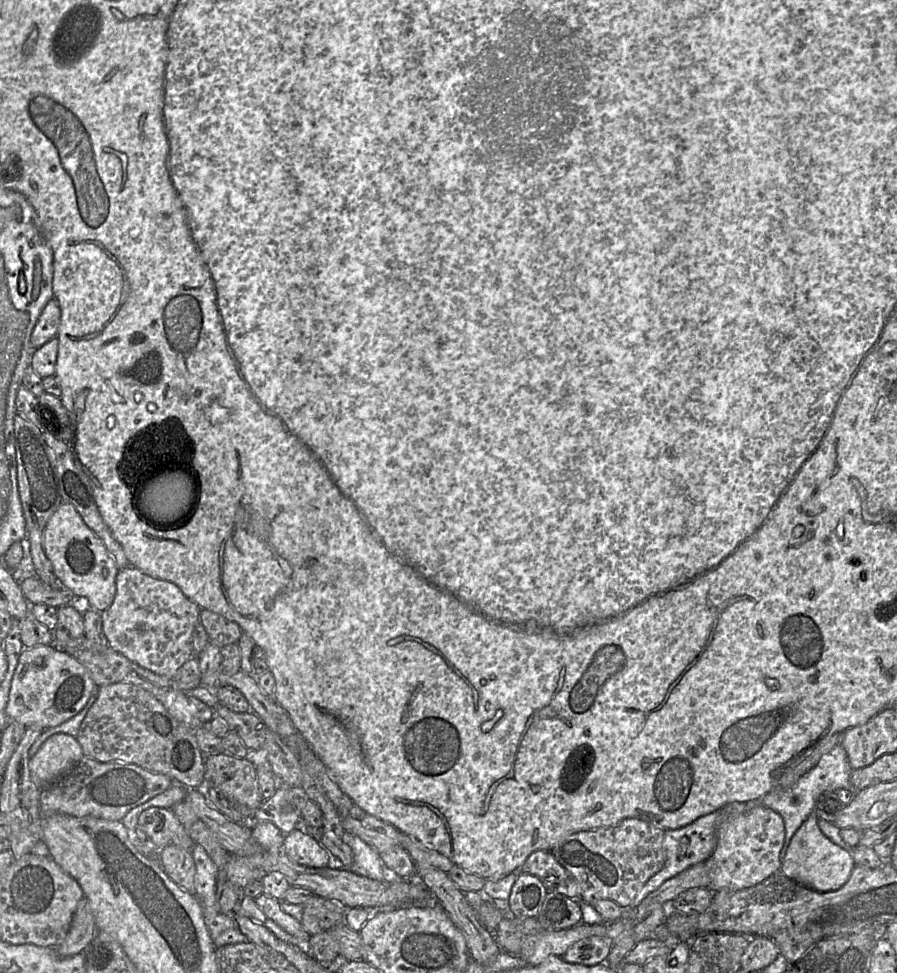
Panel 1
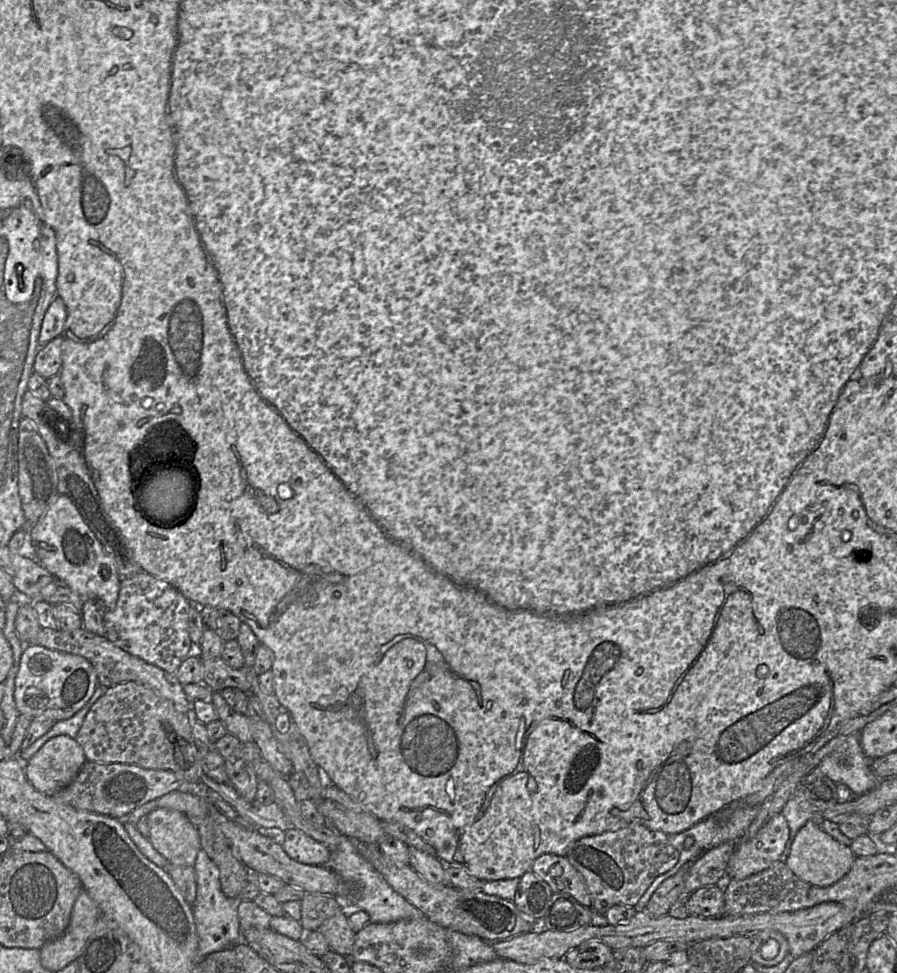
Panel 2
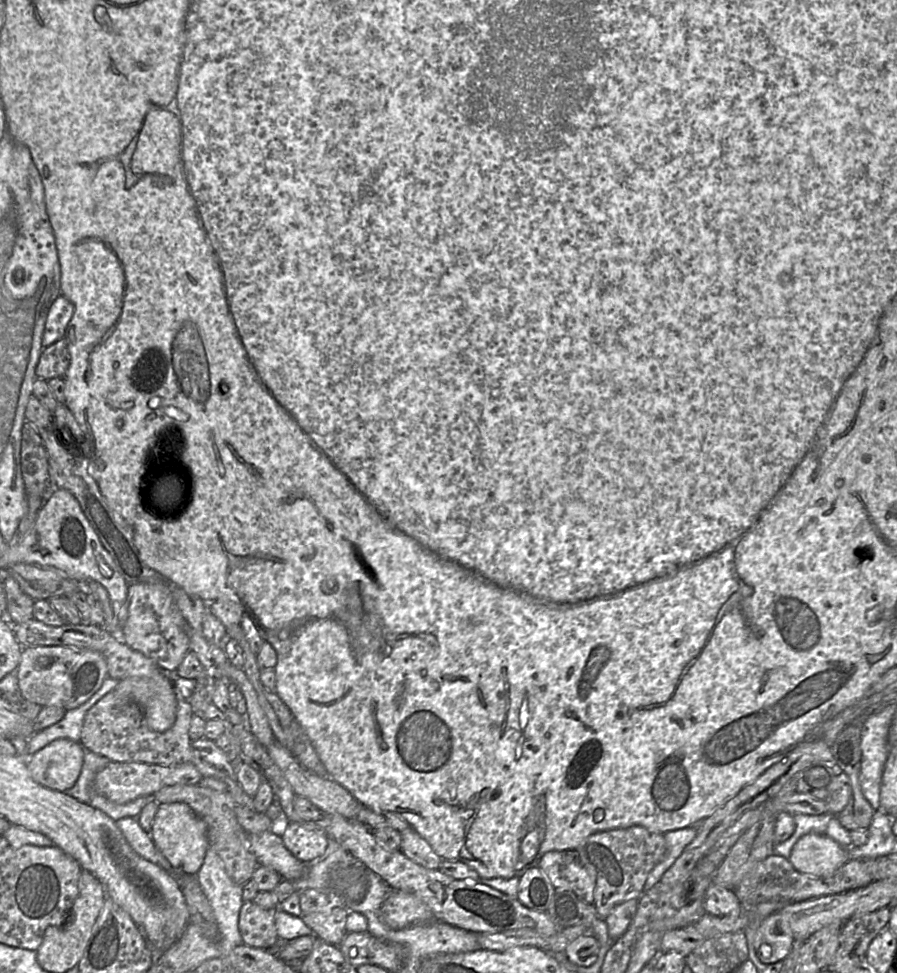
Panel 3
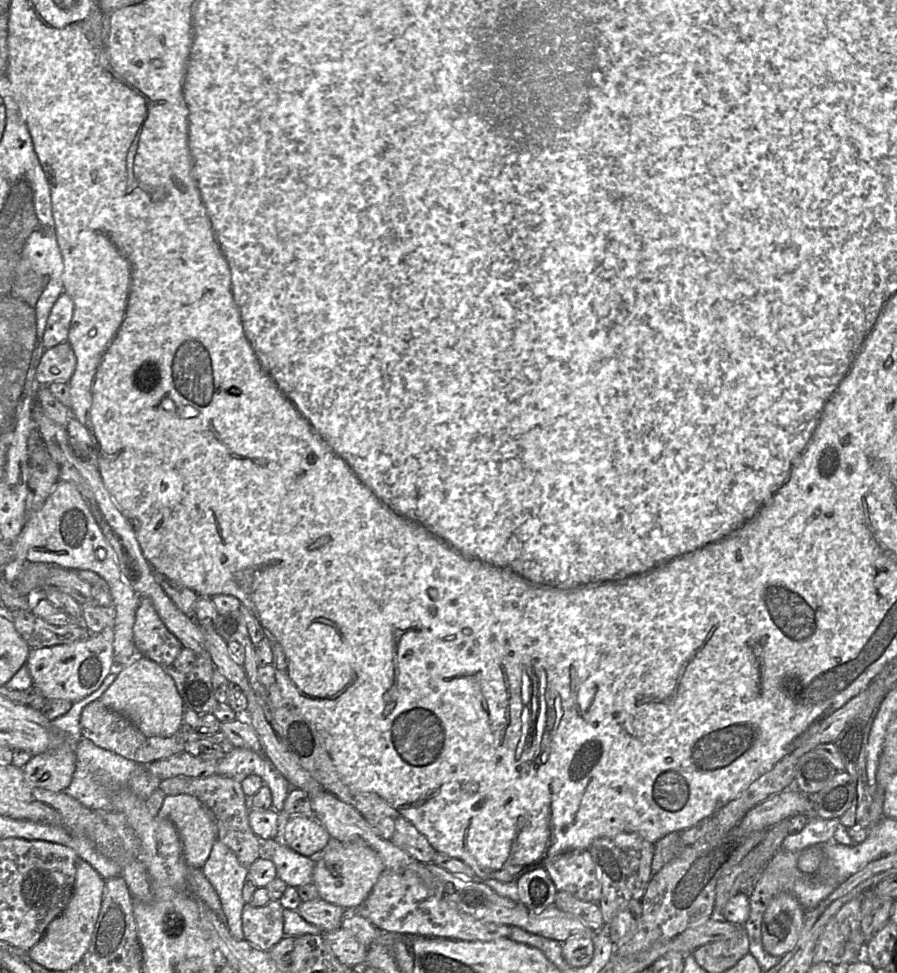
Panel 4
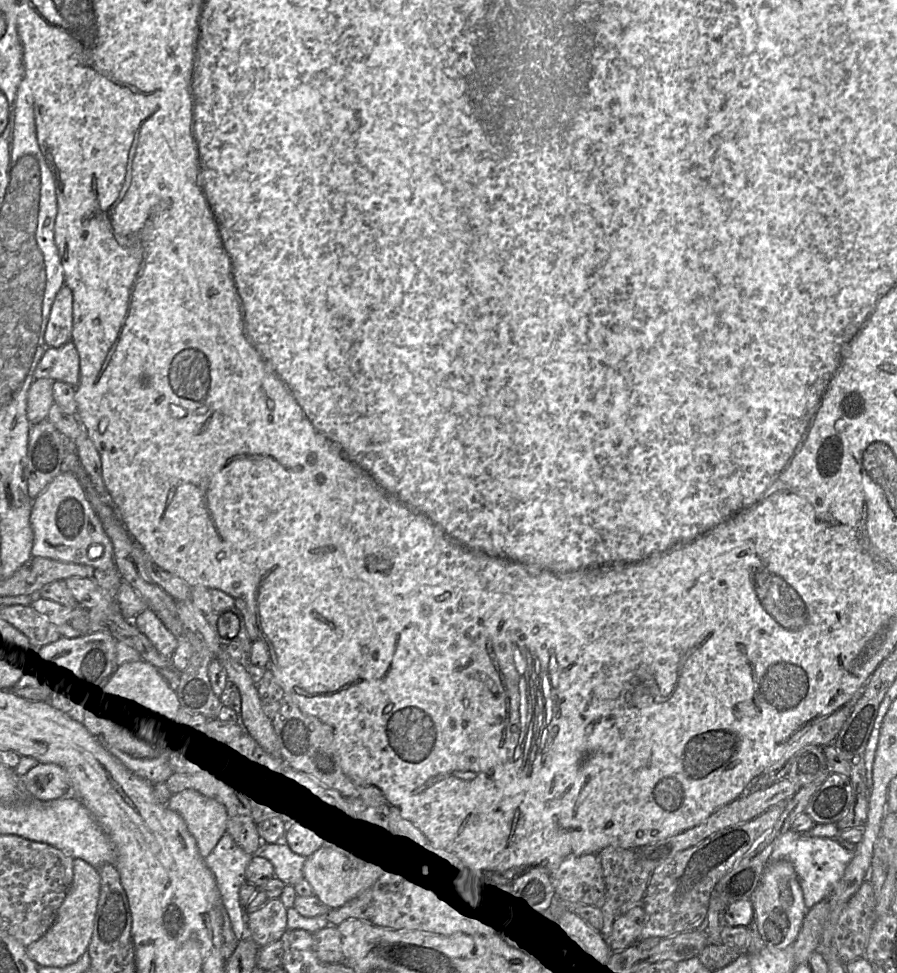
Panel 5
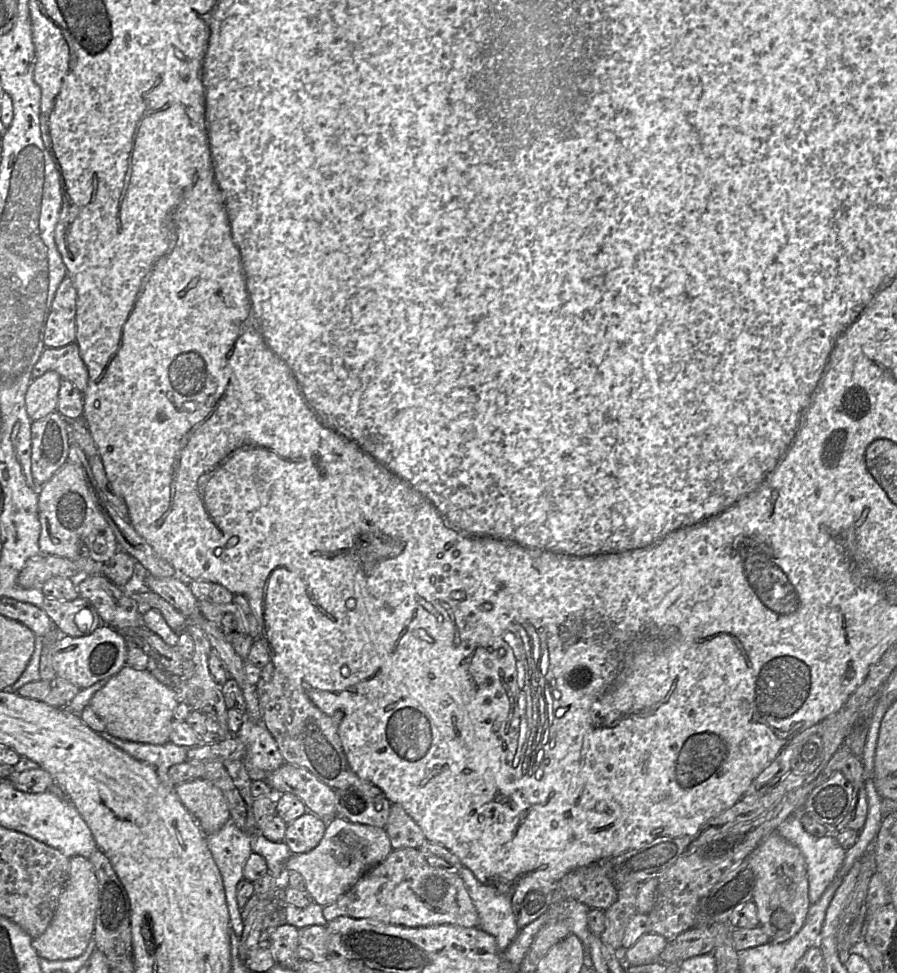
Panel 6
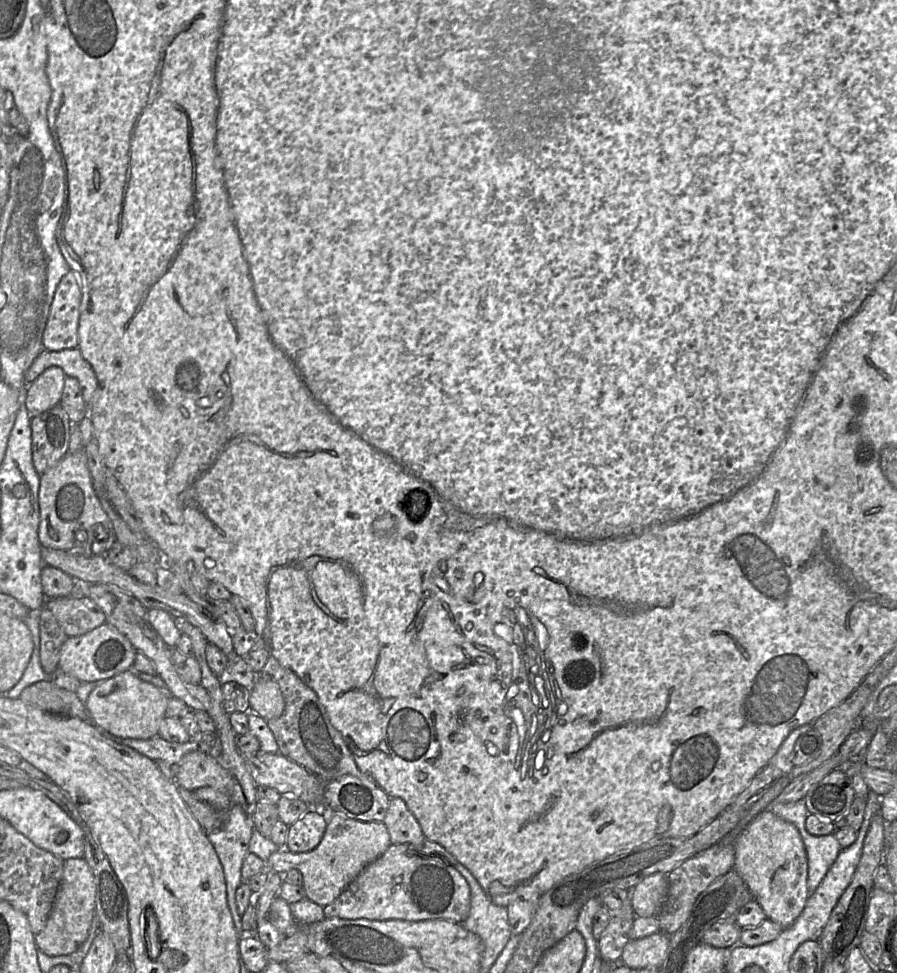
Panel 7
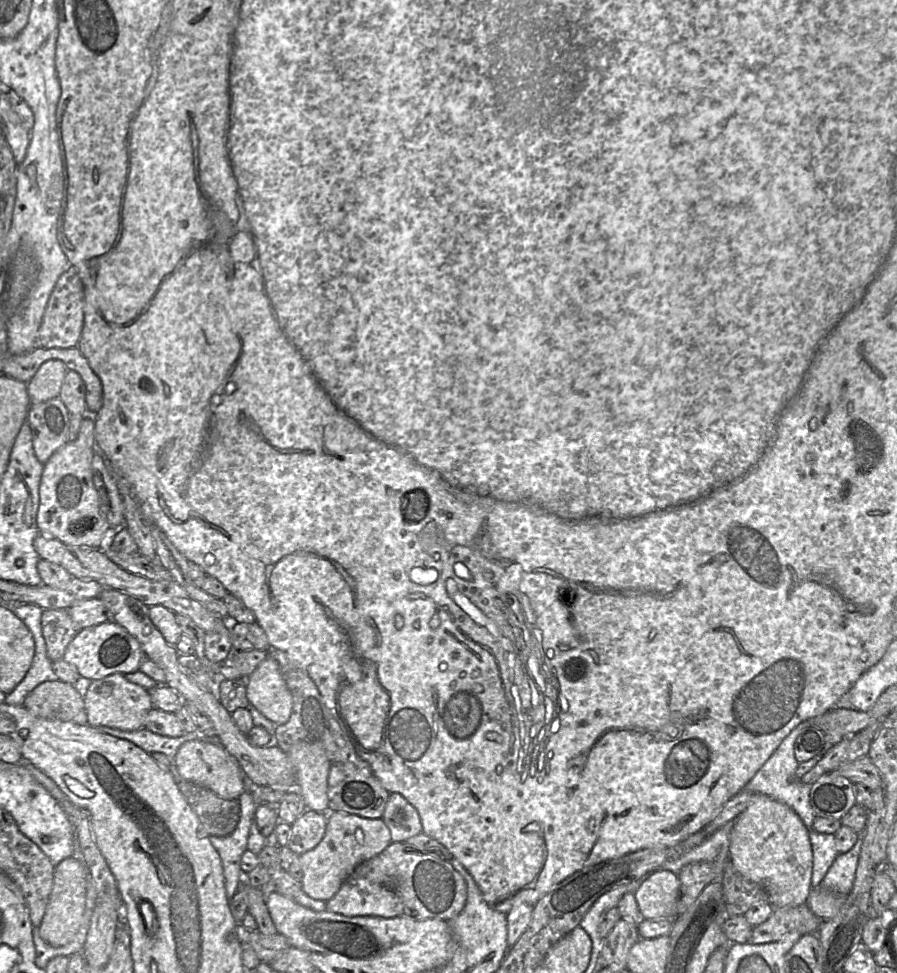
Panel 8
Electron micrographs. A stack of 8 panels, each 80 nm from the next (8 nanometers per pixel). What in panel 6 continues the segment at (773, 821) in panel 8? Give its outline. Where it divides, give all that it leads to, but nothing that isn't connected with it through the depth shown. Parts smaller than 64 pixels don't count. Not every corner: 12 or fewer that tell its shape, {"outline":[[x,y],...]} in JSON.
{"outline":[[773,832],[747,856],[769,942],[801,929],[805,858]]}

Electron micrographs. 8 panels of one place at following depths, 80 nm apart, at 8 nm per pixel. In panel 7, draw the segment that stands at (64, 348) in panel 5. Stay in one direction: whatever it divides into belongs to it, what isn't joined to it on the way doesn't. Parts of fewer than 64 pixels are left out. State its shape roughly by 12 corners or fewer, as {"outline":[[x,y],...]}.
{"outline":[[78,347],[43,349],[24,374],[28,384],[58,366],[78,380],[89,406],[98,380]]}

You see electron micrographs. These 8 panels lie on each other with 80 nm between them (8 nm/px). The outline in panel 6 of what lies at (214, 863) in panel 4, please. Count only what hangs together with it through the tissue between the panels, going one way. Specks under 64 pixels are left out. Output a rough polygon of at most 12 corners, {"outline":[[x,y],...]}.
{"outline":[[229,818],[206,836],[221,873],[230,927],[244,922],[236,886],[251,855],[251,833]]}

